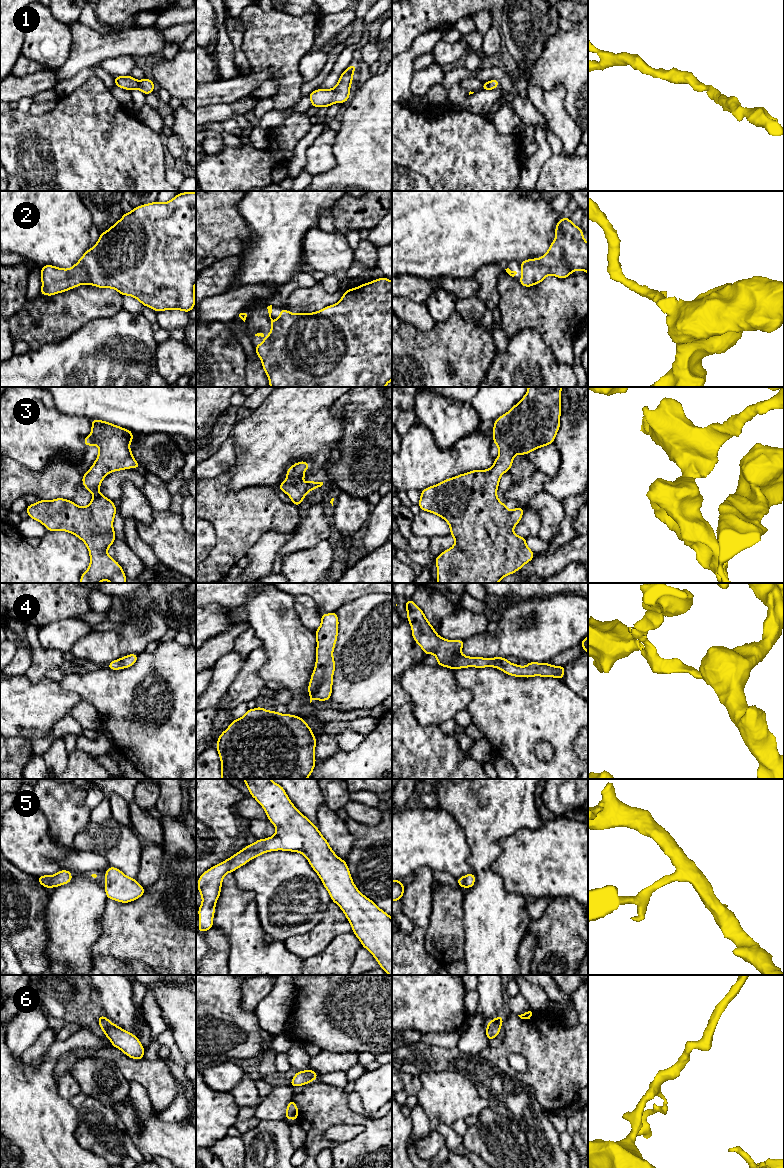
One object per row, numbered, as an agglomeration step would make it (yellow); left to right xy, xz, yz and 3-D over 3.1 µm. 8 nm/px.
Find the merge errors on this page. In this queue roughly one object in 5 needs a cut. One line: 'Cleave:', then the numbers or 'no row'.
Cleave: no row

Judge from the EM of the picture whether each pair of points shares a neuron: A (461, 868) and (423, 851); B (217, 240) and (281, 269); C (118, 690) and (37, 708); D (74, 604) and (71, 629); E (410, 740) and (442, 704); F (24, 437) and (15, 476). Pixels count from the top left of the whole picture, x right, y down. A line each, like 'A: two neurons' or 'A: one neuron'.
A: one neuron
B: two neurons
C: two neurons
D: two neurons
E: two neurons
F: two neurons

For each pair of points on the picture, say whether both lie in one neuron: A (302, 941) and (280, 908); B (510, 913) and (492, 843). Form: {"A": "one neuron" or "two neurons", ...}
{"A": "two neurons", "B": "one neuron"}

